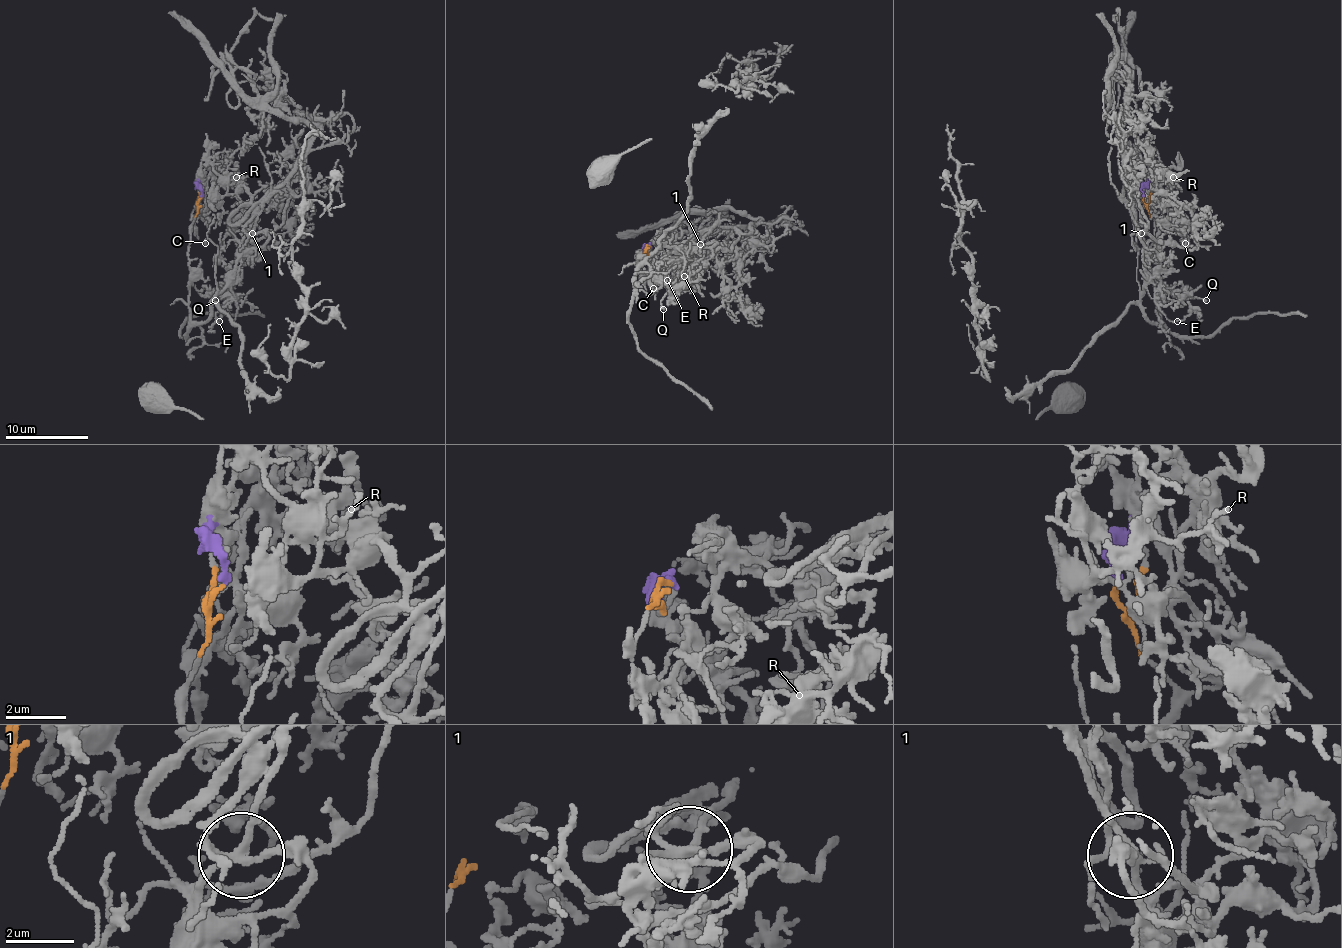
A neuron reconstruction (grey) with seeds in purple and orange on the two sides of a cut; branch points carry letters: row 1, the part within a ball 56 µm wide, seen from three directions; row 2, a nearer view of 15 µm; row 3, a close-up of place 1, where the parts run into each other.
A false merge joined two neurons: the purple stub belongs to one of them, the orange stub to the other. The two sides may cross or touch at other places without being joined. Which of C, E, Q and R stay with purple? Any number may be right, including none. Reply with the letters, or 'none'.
C, E, Q, R

